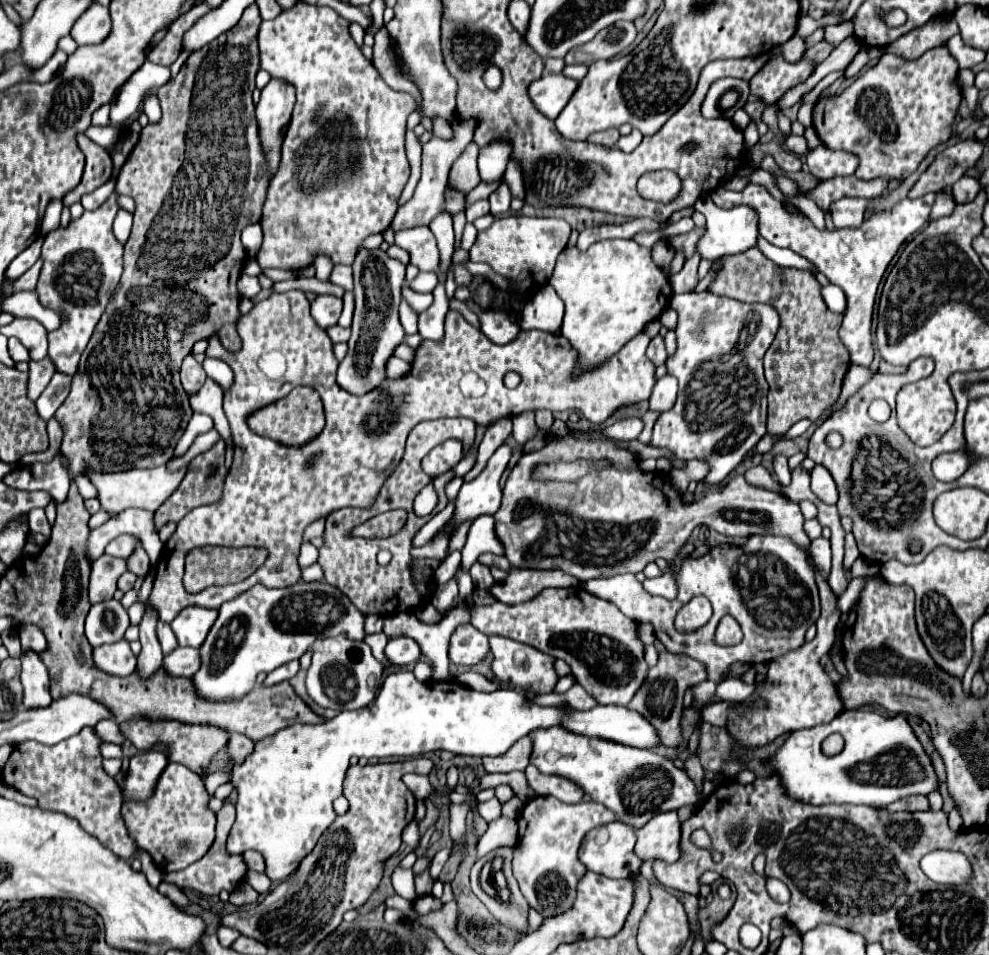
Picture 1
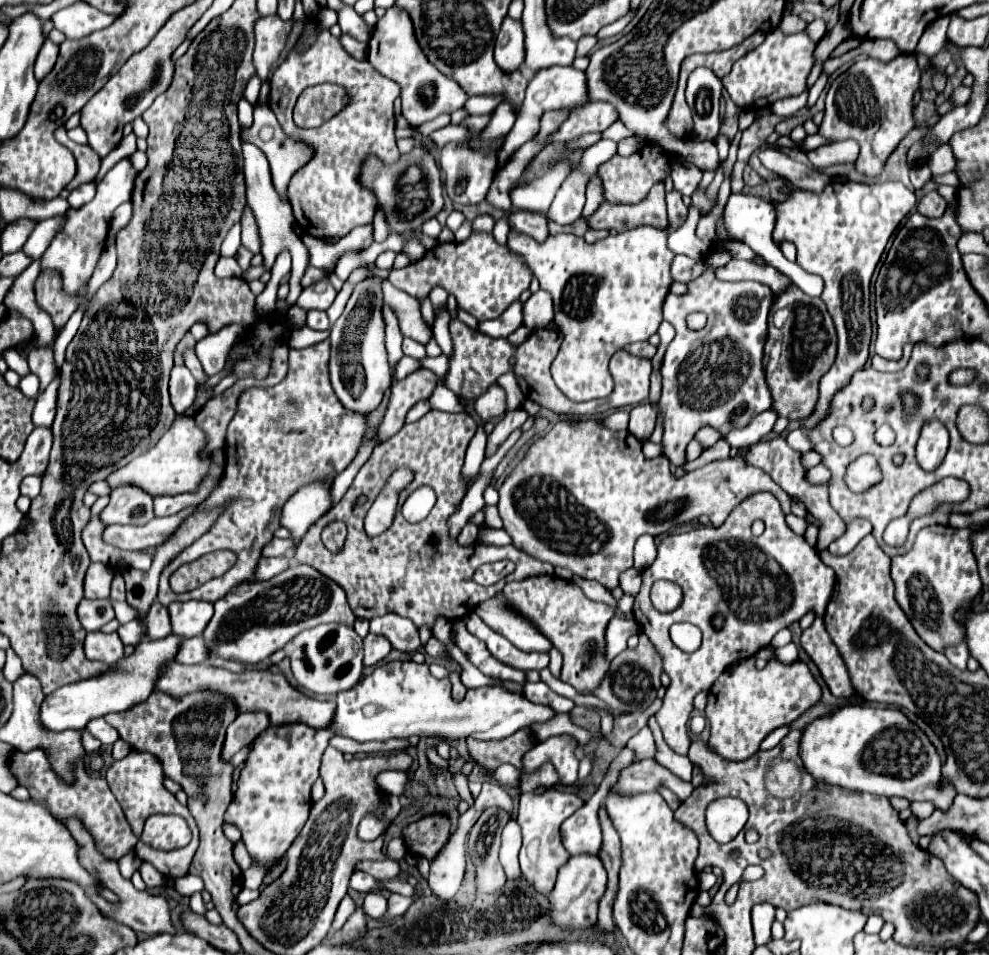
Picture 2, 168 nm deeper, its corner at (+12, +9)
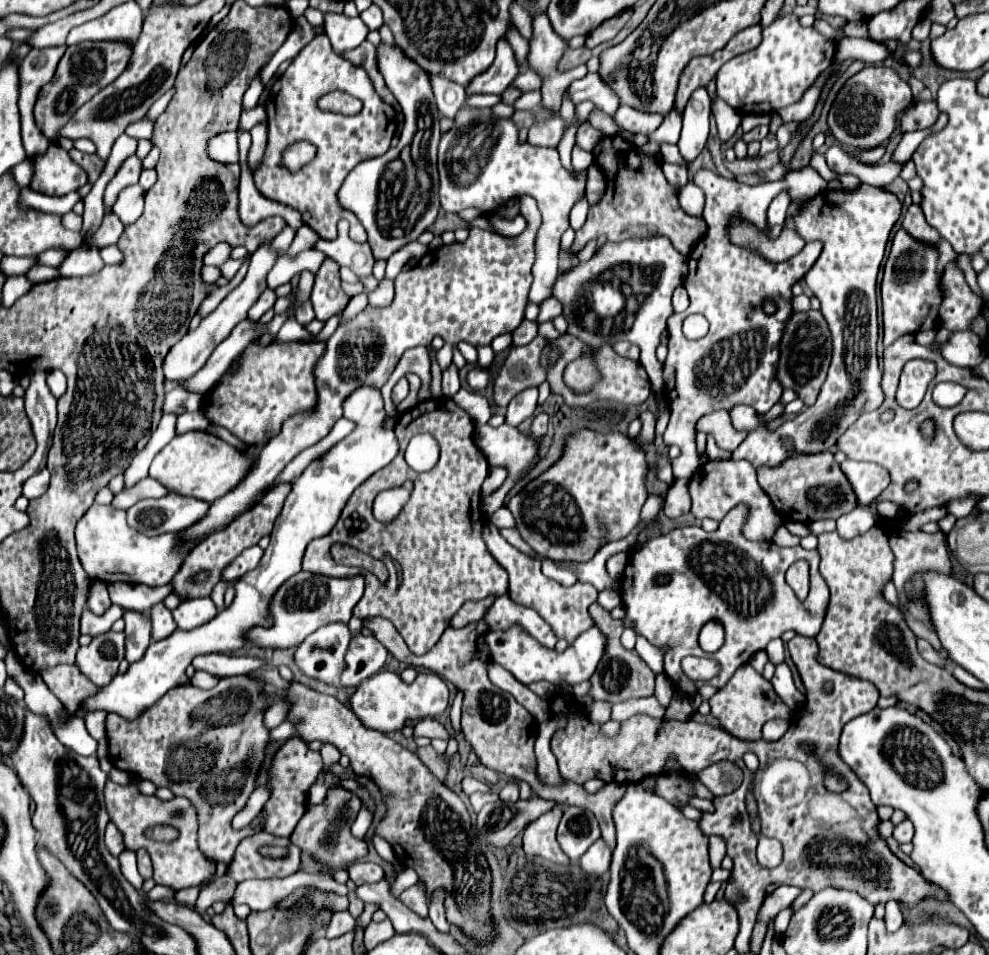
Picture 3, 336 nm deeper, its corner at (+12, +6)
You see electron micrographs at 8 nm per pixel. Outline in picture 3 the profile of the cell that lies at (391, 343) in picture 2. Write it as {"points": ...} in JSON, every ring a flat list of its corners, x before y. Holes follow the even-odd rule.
{"points":[[381,279,377,289,369,293,369,305,371,307,385,307,393,301,393,281,391,279]]}

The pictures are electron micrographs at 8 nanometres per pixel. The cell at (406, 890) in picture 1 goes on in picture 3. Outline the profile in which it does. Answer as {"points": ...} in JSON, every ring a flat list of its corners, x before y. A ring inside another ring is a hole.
{"points":[[355,861,347,871,349,871,351,881,357,887,365,885,365,883,375,883,375,881,383,879,383,875,385,875,383,867,377,863,371,863,371,861]]}

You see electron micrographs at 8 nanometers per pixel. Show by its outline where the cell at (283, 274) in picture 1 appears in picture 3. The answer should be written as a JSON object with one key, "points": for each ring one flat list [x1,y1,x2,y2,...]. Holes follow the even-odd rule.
{"points":[[229,257,227,261,219,267,222,276,228,279,232,279,235,276,235,273,237,273,240,269,242,263,242,259,234,260]]}

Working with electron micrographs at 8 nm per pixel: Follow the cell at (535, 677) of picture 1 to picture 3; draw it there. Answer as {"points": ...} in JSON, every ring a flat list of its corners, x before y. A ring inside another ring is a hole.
{"points":[[511,627,511,631,489,631,487,633,491,659,499,663,501,667,505,667,523,685,529,685,533,681,549,681,553,685,559,685,559,683,577,685,577,683,589,681,591,675,595,673,601,653,605,651,605,643,601,641,605,641,601,633,595,627,591,627,587,633,583,633,575,641,575,645,569,645,565,651,559,653,555,649,543,647,537,639,531,639,531,635,523,631,523,627]]}

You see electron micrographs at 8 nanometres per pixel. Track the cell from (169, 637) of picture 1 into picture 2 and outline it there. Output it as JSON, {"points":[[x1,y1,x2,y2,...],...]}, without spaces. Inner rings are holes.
{"points":[[155,602,147,614,147,636,151,640,161,640,163,636,171,634,171,622,169,612,165,606]]}

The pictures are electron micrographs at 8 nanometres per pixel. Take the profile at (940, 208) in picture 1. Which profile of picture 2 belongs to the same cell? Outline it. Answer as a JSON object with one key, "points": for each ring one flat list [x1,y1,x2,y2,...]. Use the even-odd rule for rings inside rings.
{"points":[[917,166,911,170,911,184,915,186,915,192,921,192,921,188,933,178,931,170,927,166]]}

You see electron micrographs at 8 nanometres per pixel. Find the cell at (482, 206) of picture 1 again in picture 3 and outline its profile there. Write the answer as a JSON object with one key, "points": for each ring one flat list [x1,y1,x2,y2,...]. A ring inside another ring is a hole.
{"points":[[463,105,455,119,453,127,441,135,439,143,439,201,445,211,457,213,461,209,475,207,481,211,481,215,495,213,499,207,507,205,511,199,521,199,523,195,531,195,537,201,537,207,541,211,543,223,537,233,537,243,535,243,535,265,533,265,533,285,529,291,529,303,543,303,543,299,551,297,551,283,557,279,557,255,559,255,559,239,565,229,569,229,569,211,575,205,575,201,585,193,585,171,575,171,573,175,563,169,559,161,557,149,549,147,535,147,529,143,519,143,519,131,517,125,511,121,511,117,495,117,491,107,483,109,471,109]]}

